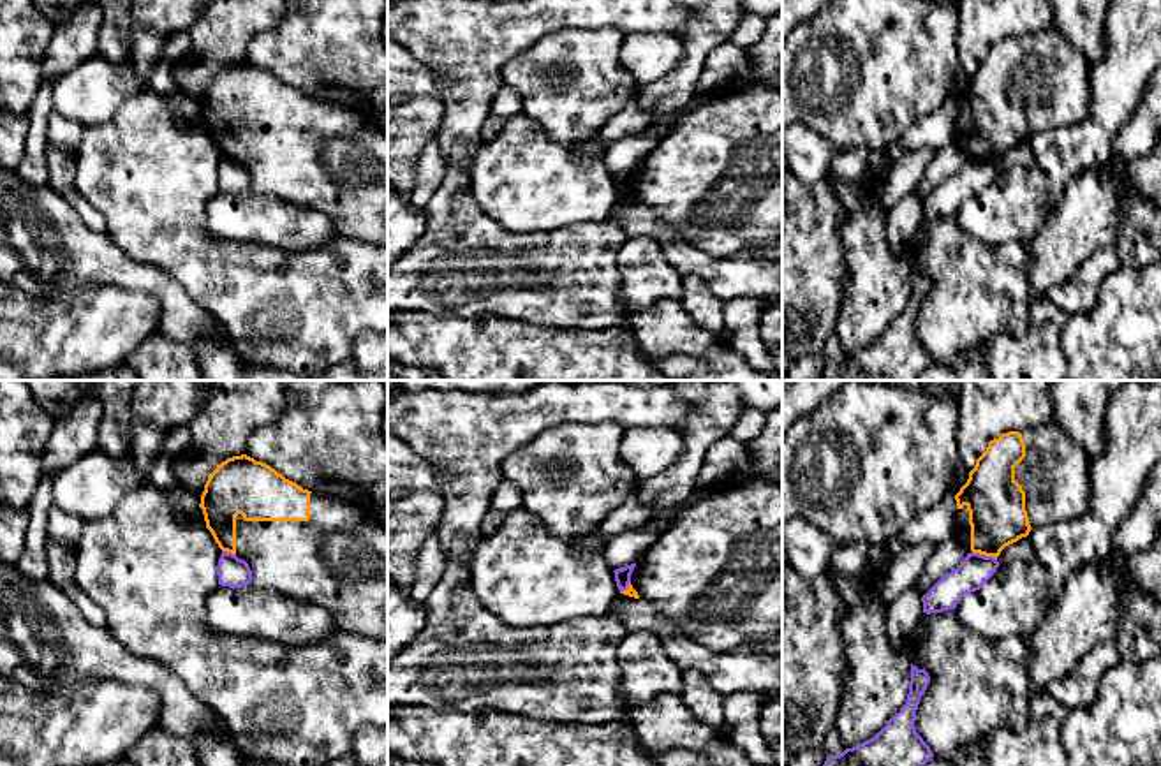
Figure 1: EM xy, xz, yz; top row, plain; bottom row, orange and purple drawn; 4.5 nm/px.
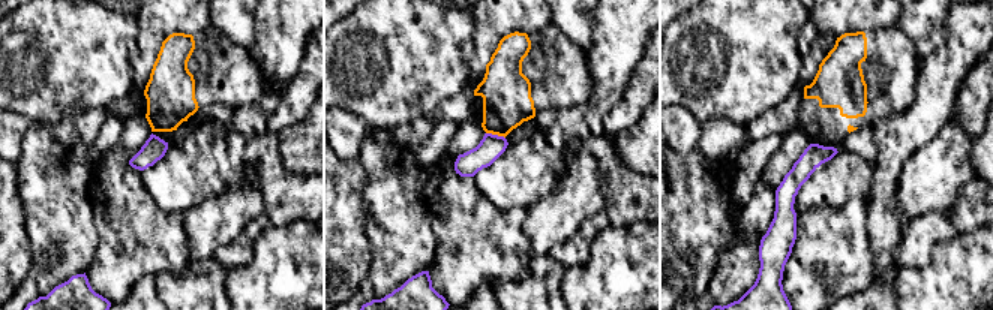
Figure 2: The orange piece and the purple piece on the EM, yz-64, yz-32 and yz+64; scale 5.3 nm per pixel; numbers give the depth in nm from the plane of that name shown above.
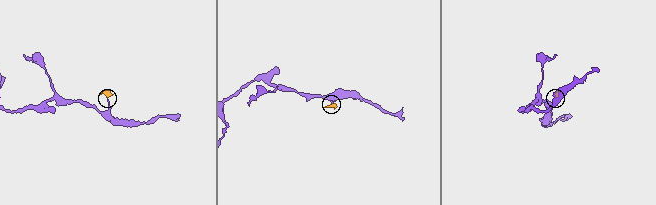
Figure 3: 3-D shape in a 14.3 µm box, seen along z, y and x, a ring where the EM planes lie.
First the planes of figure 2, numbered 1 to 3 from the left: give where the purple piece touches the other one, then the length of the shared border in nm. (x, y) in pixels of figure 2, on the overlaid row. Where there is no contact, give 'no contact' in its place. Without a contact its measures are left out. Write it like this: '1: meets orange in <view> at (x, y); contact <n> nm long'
1: no contact
2: meets orange in yz-32 at (495, 134); contact 110 nm long
3: no contact

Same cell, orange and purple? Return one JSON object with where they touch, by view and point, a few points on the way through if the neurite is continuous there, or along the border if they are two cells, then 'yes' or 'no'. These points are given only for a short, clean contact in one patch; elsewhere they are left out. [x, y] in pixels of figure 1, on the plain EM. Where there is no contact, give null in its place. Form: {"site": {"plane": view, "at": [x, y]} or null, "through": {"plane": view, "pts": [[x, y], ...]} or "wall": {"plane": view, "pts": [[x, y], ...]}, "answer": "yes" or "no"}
{"site": {"plane": "yz", "at": [985, 161]}, "wall": {"plane": "yz", "pts": [[973, 157], [996, 164]]}, "answer": "no"}

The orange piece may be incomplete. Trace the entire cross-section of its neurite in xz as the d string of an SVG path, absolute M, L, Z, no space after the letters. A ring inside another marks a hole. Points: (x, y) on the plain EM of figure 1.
M759 83L687 109L636 167L629 194L620 199L655 210L680 241L715 259L740 254L782 259L782 92Z

